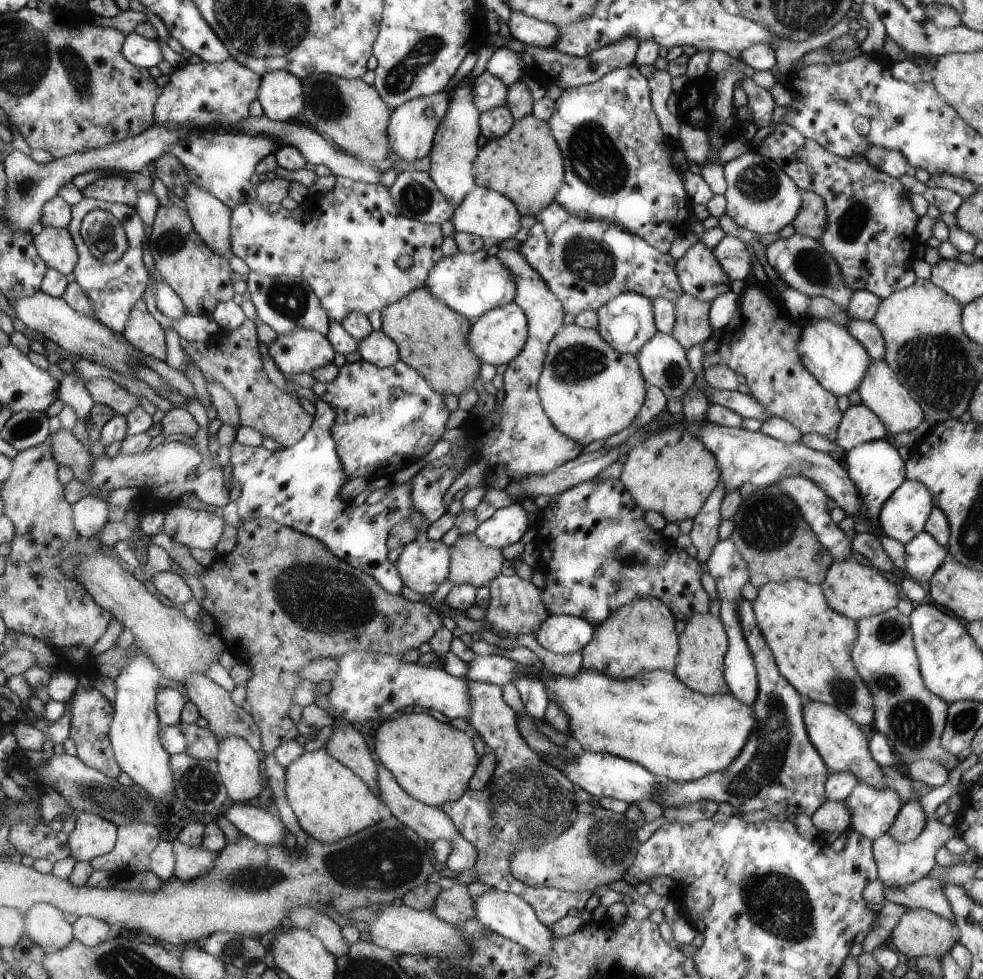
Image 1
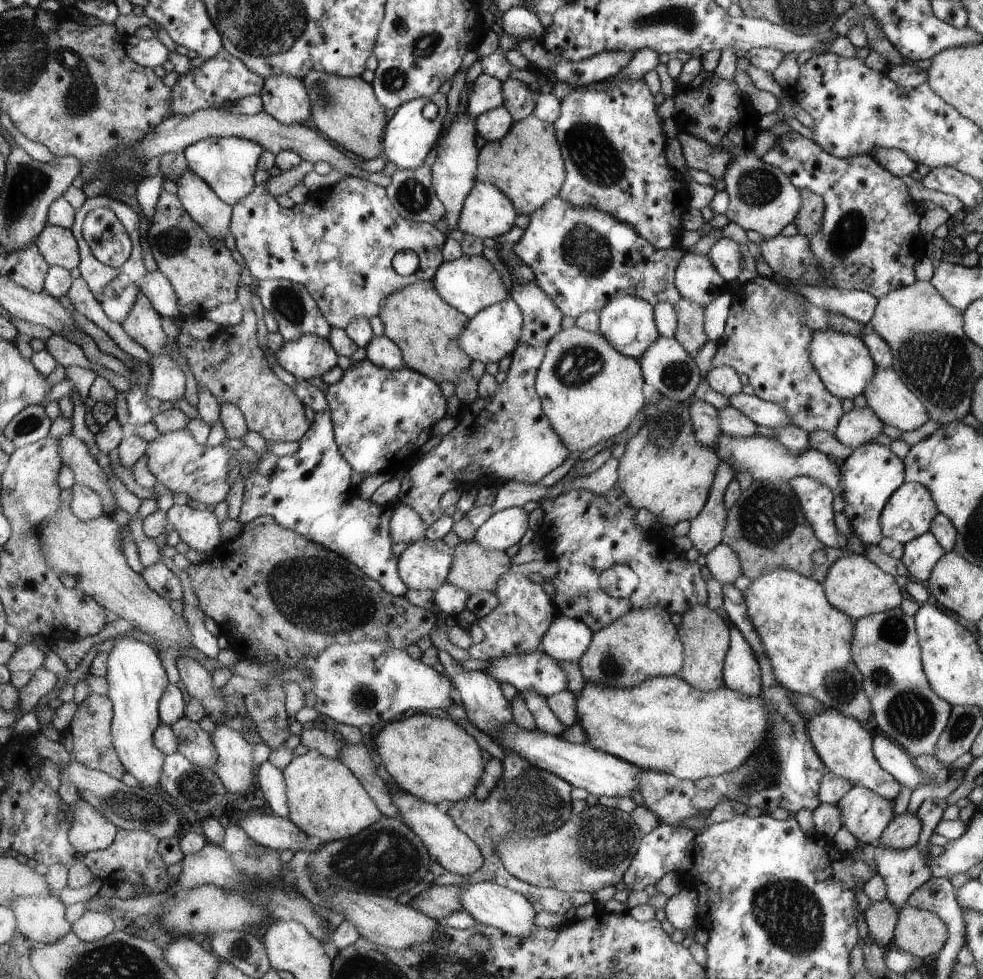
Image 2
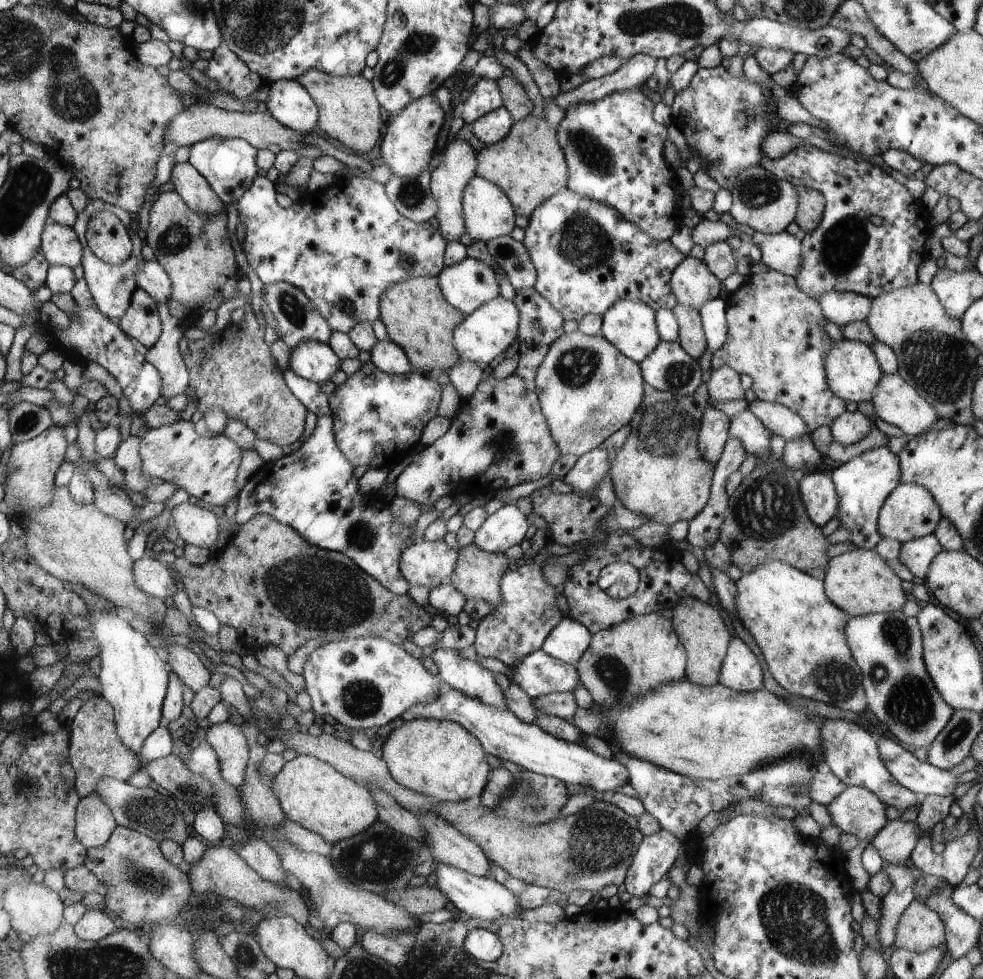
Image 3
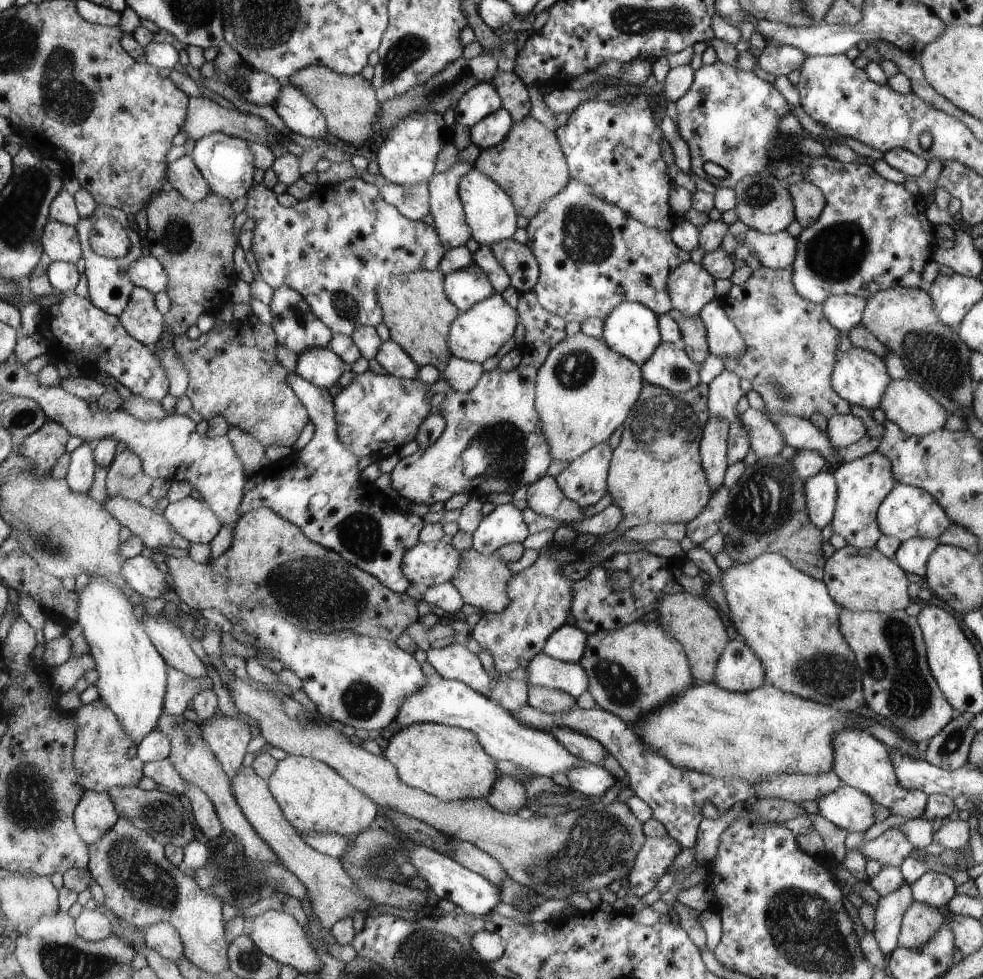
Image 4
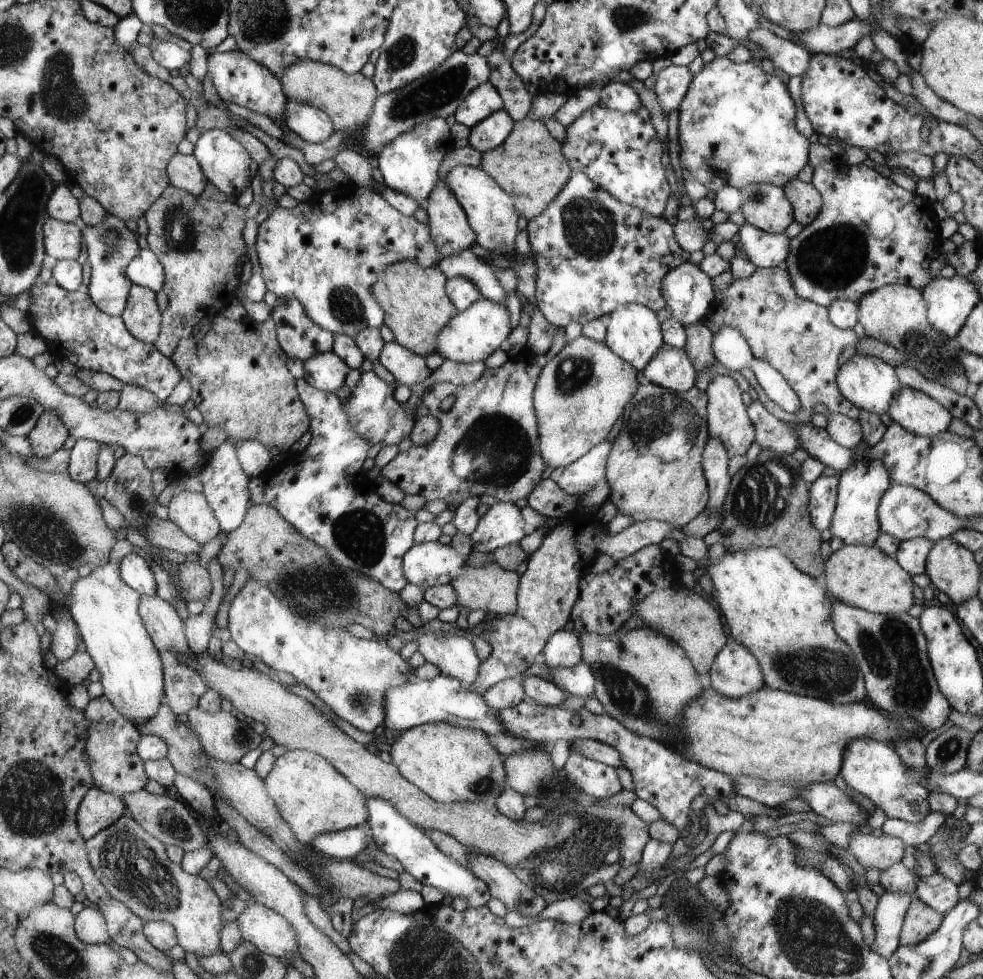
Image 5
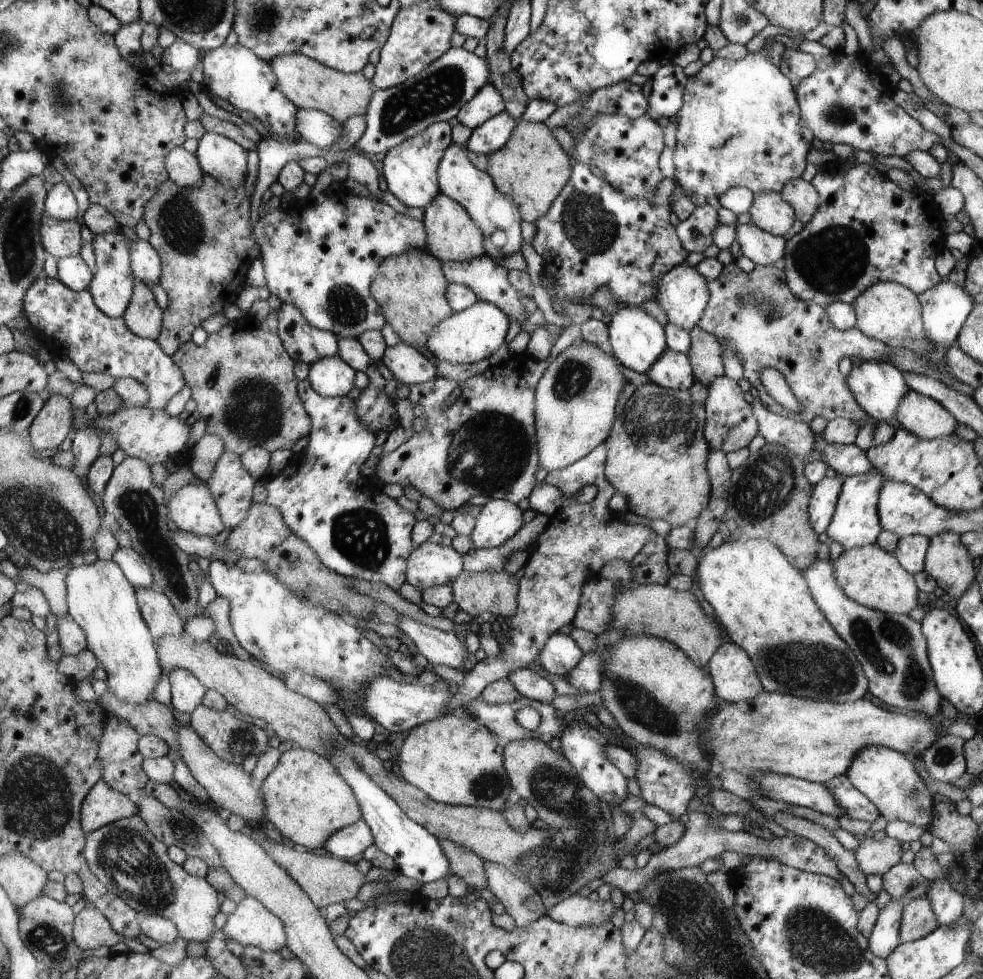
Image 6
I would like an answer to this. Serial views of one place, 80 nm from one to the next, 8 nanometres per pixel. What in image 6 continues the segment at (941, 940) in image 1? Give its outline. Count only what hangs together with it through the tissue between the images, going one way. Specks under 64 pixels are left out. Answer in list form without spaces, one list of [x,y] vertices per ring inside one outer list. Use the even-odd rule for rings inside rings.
[[[920,896],[904,905],[899,941],[905,943],[921,939],[938,927],[939,922],[930,901],[926,897]]]

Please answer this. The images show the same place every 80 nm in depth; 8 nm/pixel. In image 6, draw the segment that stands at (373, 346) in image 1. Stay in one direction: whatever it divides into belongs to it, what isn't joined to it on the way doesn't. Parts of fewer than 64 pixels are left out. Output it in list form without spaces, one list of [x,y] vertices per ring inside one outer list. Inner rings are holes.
[[[398,343],[387,346],[380,360],[398,383],[407,386],[434,380],[438,366],[431,364],[415,346]]]

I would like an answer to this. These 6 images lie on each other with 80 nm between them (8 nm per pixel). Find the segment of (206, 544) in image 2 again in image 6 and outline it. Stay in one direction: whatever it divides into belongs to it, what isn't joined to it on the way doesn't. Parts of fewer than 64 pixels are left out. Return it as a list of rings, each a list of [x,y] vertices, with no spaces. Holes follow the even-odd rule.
[[[205,482],[183,487],[174,494],[167,505],[167,516],[181,531],[188,531],[199,537],[214,538],[224,528],[216,498]]]

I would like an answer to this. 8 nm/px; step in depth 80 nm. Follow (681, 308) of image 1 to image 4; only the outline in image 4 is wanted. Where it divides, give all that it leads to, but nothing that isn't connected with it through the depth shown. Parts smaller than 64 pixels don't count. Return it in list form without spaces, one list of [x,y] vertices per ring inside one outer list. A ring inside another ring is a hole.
[[[675,307],[668,313],[680,327],[680,345],[687,351],[690,357],[697,363],[702,364],[711,356],[706,340],[706,329],[698,315],[685,317]]]

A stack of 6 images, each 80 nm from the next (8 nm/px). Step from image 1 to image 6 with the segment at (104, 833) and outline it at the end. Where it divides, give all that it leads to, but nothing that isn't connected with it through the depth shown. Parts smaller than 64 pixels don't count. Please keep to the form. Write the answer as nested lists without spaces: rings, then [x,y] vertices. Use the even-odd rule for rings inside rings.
[[[101,780],[83,802],[83,830],[87,833],[94,832],[134,814],[140,814],[140,806],[134,796],[120,794],[106,780]]]

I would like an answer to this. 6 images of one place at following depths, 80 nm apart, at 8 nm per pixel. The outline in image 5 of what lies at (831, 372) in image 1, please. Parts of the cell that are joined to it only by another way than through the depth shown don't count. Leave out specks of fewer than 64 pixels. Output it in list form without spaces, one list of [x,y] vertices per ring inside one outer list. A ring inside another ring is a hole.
[[[856,352],[846,363],[839,366],[836,384],[844,398],[847,398],[856,408],[864,409],[881,415],[887,412],[889,402],[897,390],[903,387],[897,377],[895,368],[880,358],[866,357]]]

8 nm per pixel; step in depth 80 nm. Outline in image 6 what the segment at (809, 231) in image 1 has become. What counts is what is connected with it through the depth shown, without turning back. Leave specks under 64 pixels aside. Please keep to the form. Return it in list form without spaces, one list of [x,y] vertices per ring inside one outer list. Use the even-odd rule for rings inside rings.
[[[802,177],[786,182],[780,194],[795,210],[795,219],[804,225],[810,222],[821,203],[816,187]]]

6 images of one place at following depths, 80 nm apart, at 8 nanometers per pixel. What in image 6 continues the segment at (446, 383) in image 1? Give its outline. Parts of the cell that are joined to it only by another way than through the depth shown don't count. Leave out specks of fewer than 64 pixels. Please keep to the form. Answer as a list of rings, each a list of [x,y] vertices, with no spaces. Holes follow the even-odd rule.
[[[409,249],[398,257],[392,255],[380,263],[375,280],[371,282],[371,294],[382,307],[384,320],[397,333],[402,343],[415,346],[417,349],[422,348],[422,346],[426,348],[428,333],[431,332],[433,326],[438,325],[440,321],[450,317],[454,312],[447,299],[446,290],[449,284],[442,271],[440,260],[423,251]]]

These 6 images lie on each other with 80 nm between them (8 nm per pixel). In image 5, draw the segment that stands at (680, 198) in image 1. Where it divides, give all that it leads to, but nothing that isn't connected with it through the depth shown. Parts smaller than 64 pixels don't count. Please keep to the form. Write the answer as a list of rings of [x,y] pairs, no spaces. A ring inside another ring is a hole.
[[[594,105],[565,126],[562,154],[567,155],[573,173],[582,172],[616,200],[636,207],[644,214],[662,218],[670,198],[670,186],[662,168],[662,142],[650,122],[644,105],[635,111],[617,111]]]

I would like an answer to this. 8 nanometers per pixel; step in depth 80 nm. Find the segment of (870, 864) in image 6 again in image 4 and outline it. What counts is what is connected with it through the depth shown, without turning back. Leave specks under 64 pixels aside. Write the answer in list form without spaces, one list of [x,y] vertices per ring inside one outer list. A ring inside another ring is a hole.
[[[897,827],[886,830],[875,840],[866,842],[860,832],[848,832],[844,839],[847,850],[860,850],[863,856],[882,863],[884,867],[900,867],[902,862],[910,856],[915,846],[905,837]]]

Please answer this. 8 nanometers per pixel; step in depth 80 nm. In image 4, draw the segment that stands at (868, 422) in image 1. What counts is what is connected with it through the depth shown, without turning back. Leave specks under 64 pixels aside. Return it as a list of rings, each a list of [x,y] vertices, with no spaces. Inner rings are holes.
[[[851,412],[847,415],[833,414],[827,420],[826,433],[829,442],[839,449],[858,442],[867,434],[867,428],[864,421]]]

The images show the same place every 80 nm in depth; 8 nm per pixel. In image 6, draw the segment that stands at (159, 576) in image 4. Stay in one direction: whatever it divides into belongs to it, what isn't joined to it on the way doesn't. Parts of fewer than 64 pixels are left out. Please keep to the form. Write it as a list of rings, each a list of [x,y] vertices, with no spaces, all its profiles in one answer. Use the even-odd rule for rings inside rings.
[[[119,546],[114,552],[112,560],[119,563],[123,573],[137,590],[139,588],[155,588],[155,580],[153,579],[151,568],[135,549]]]

